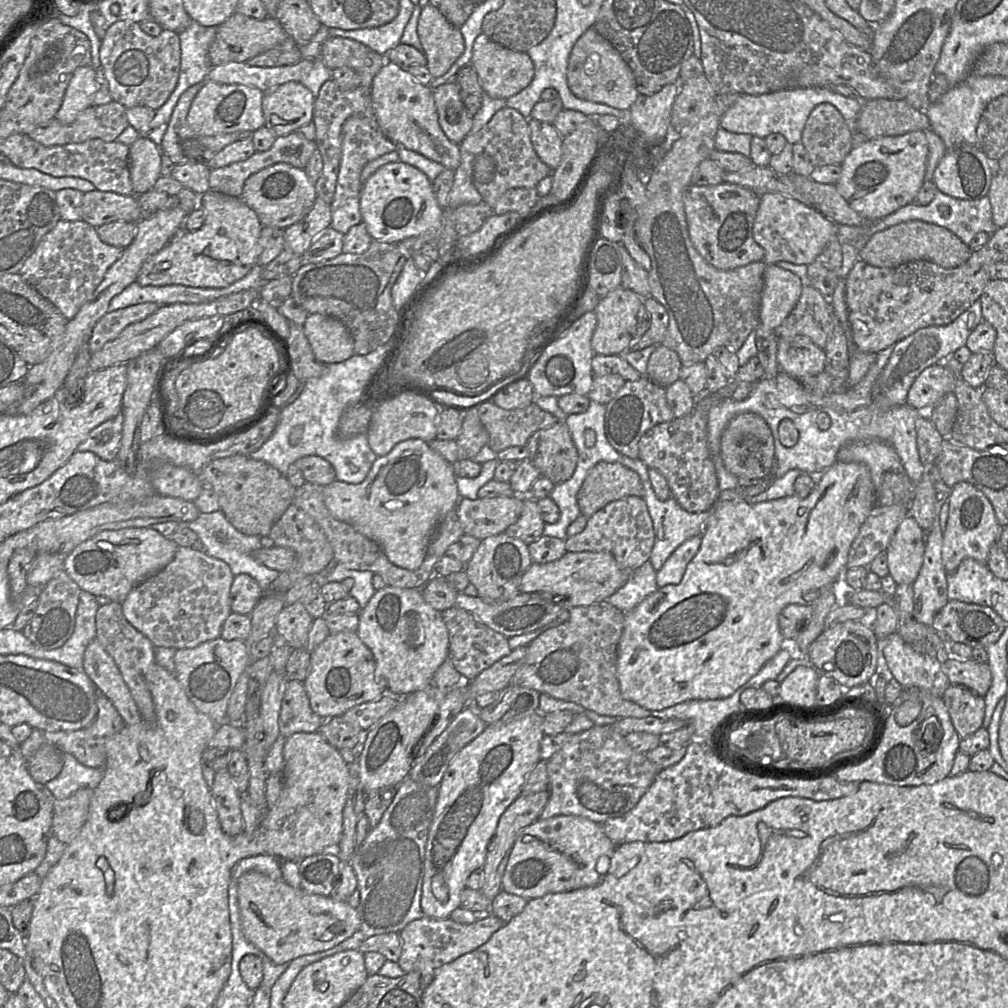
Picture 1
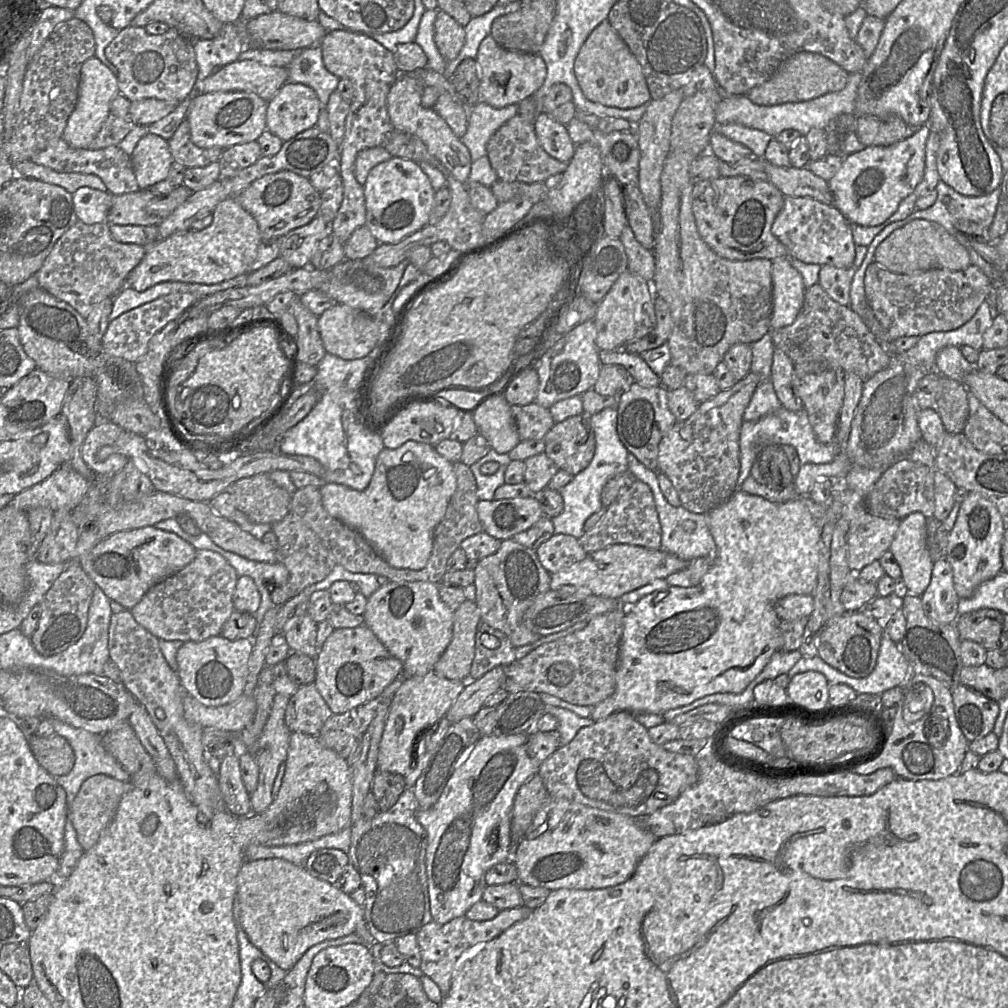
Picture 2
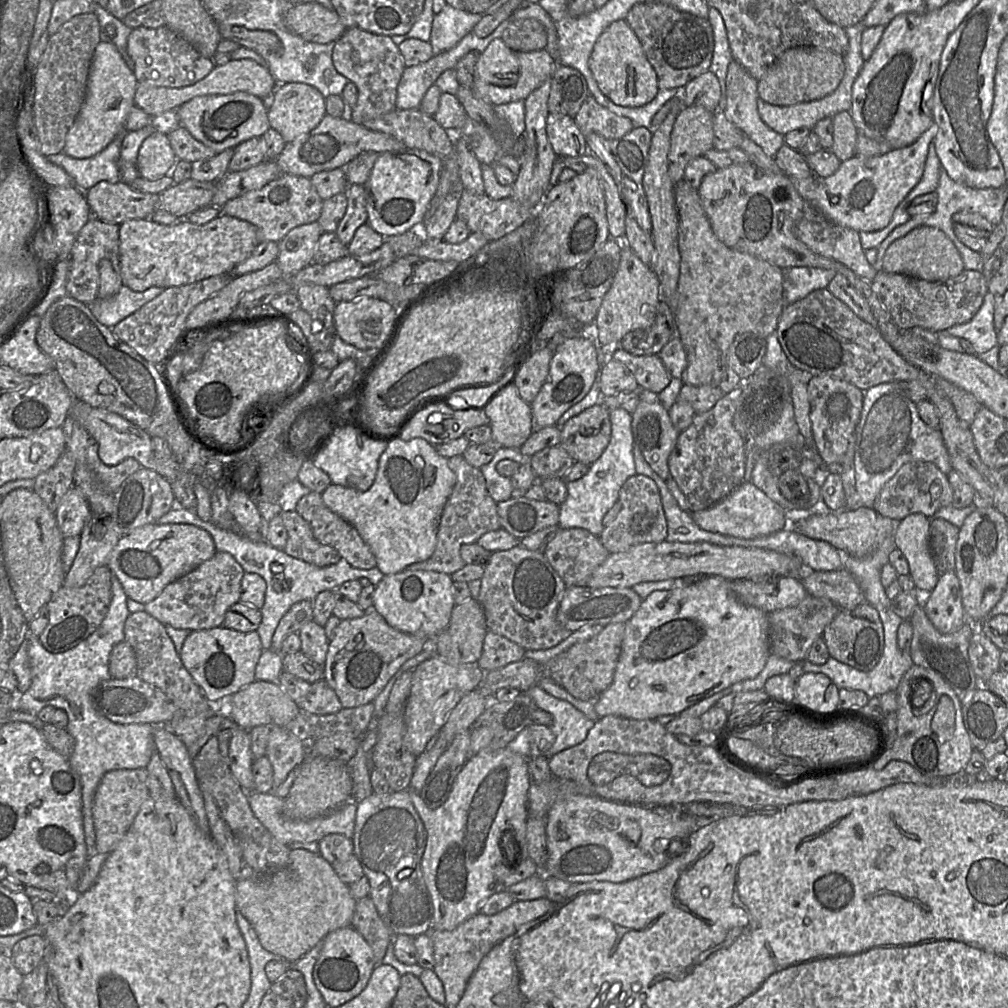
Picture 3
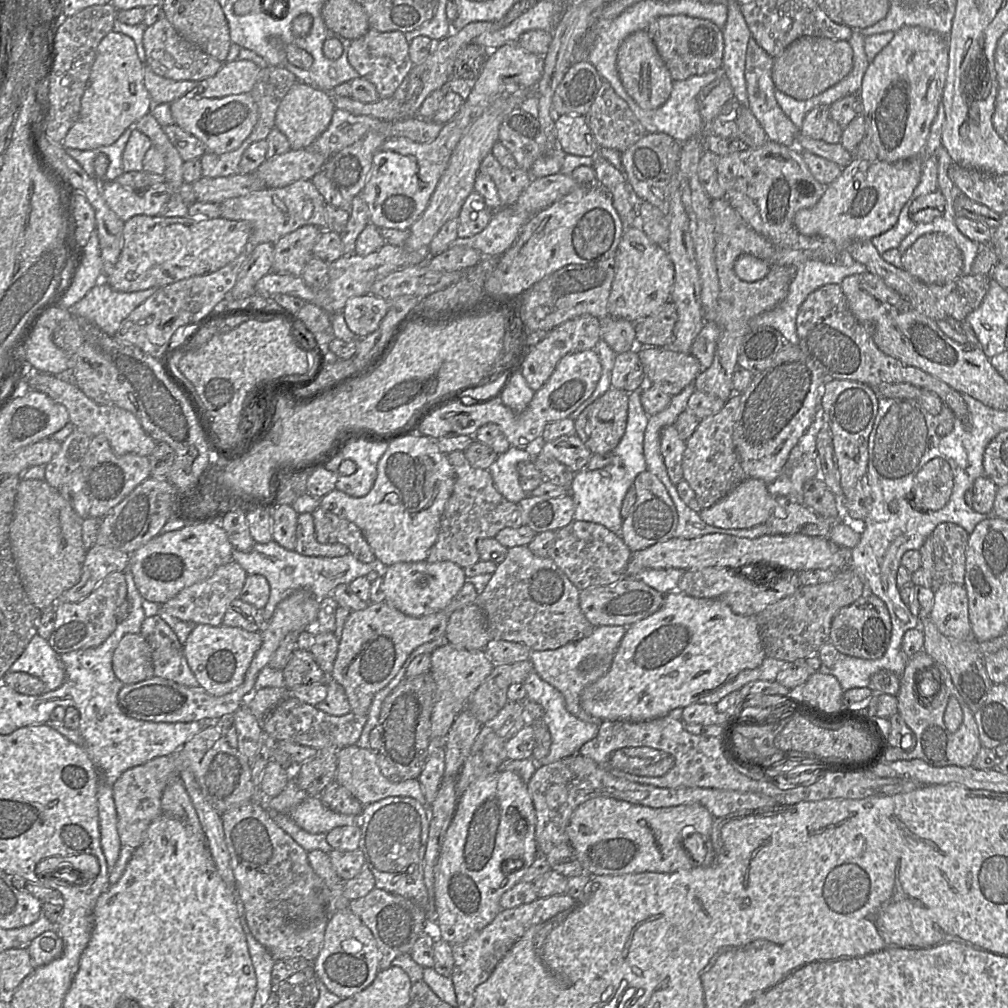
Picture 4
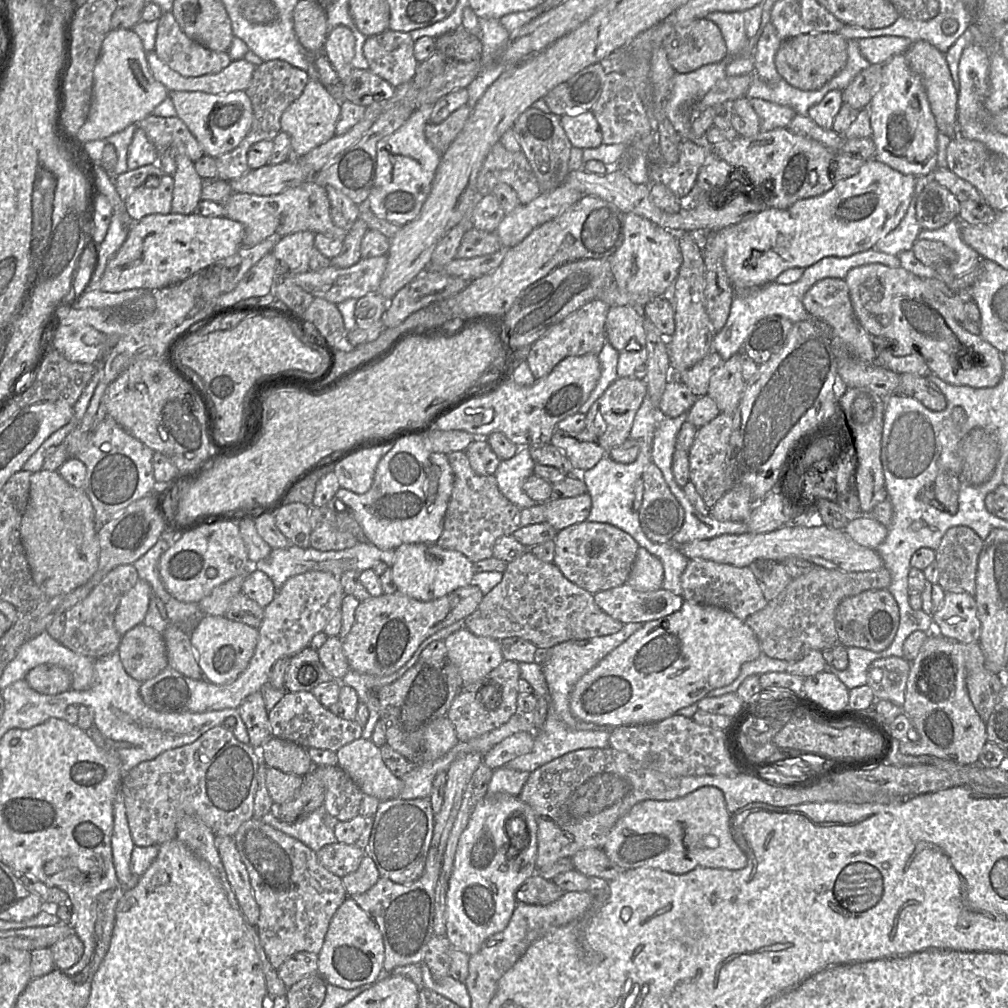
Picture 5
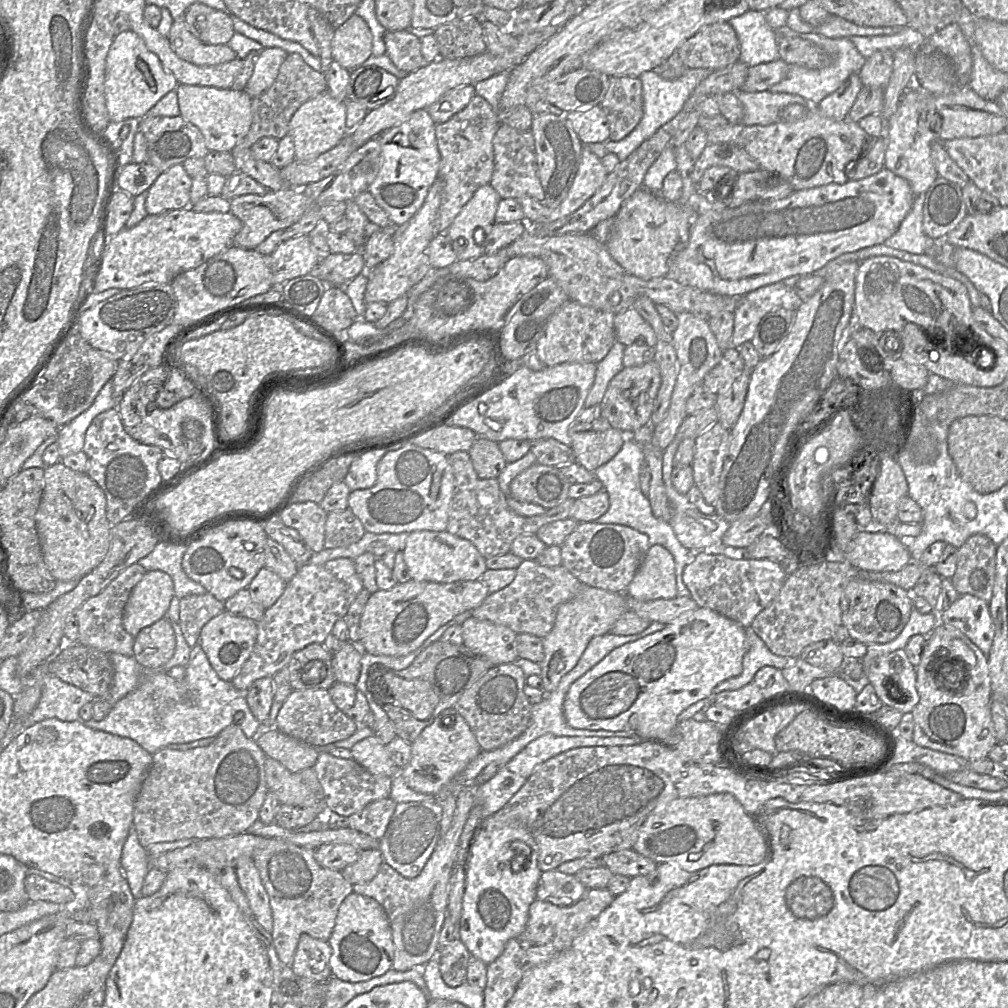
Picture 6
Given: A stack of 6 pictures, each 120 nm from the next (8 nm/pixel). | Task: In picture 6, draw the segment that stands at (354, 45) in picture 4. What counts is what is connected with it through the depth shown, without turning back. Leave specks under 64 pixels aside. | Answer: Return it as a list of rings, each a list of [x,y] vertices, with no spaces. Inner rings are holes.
[[[409,30],[387,31],[384,43],[385,54],[398,69],[406,73],[411,73],[426,63],[421,53],[421,39]]]

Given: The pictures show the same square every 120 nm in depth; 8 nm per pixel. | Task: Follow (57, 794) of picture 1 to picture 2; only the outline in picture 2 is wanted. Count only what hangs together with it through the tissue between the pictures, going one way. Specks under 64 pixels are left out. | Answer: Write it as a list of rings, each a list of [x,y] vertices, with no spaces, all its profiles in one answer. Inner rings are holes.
[[[52,720],[52,723],[54,732],[69,742],[75,755],[72,769],[62,776],[55,777],[66,792],[68,807],[82,783],[93,775],[105,774],[122,781],[130,779],[129,773],[105,750],[101,741],[103,734],[76,728],[60,720]]]

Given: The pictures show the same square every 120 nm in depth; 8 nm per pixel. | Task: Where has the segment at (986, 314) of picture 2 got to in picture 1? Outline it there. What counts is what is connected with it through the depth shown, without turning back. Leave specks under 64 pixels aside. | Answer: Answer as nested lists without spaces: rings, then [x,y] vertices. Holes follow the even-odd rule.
[[[978,300],[950,324],[921,328],[897,342],[894,345],[887,364],[872,388],[873,403],[881,409],[906,404],[909,389],[919,374],[925,368],[941,363],[956,350],[964,347],[969,335],[982,322],[982,306]]]

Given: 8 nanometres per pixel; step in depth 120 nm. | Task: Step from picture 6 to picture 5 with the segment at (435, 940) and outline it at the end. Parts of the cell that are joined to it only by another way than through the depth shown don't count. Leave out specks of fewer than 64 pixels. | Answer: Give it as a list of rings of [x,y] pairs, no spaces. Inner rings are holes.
[[[468,753],[455,759],[446,771],[444,800],[441,810],[434,815],[434,832],[423,874],[410,884],[398,884],[388,878],[378,881],[366,892],[351,896],[374,920],[379,928],[385,948],[384,971],[408,964],[421,964],[429,940],[435,934],[435,888],[439,879],[448,838],[461,806],[465,788],[482,762],[483,755]]]

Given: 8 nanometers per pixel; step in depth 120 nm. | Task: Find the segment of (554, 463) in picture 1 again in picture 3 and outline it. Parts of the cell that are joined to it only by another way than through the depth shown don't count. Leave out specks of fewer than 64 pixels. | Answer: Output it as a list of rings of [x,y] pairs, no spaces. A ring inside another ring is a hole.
[[[601,403],[591,406],[570,418],[561,426],[559,445],[575,462],[594,463],[606,449],[611,438],[610,410]]]

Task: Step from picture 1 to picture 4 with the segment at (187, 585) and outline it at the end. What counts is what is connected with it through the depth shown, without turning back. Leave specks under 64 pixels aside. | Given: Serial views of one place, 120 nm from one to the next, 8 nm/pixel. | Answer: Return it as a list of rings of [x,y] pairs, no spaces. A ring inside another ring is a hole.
[[[233,560],[218,567],[209,578],[184,588],[161,607],[170,615],[183,621],[212,626],[220,625],[231,602],[240,597],[247,576],[246,570]]]

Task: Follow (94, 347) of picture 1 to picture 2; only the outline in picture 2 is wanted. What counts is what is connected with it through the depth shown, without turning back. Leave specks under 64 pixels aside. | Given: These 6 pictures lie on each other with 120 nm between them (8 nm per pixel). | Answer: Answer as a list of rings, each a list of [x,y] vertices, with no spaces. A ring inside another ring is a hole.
[[[173,293],[161,296],[121,314],[109,322],[107,330],[101,339],[102,350],[110,356],[120,357],[136,363],[146,354],[151,338],[198,300],[199,298],[191,293]]]

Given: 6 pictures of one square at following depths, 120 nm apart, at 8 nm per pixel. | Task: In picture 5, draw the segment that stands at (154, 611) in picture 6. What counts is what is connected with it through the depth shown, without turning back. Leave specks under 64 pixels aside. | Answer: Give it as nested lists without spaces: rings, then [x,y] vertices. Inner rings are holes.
[[[139,579],[122,597],[115,614],[115,628],[121,636],[143,623],[151,598],[152,588],[143,579]]]

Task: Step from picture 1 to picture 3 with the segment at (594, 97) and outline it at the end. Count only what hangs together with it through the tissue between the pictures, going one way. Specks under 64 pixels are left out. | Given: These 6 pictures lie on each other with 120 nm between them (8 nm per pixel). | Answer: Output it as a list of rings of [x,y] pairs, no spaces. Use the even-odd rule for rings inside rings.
[[[625,20],[611,23],[599,36],[593,46],[588,66],[600,91],[617,105],[643,106],[658,94],[656,72],[648,61],[640,40]]]

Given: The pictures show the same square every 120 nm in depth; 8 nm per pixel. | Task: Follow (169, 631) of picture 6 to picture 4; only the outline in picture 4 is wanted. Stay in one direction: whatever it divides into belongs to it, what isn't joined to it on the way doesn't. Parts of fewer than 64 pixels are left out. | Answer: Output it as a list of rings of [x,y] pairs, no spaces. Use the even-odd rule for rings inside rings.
[[[128,633],[113,656],[113,669],[124,684],[135,684],[154,677],[152,651],[140,633]]]

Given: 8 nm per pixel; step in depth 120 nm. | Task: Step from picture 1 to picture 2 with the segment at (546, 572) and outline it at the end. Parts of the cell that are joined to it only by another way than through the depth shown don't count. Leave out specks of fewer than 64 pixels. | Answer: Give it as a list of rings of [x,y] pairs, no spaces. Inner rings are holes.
[[[614,544],[588,553],[584,560],[551,574],[550,589],[557,590],[560,586],[568,585],[593,595],[620,599],[627,592],[656,579],[666,579],[669,575],[685,569],[689,562],[661,549],[652,550],[629,544]]]

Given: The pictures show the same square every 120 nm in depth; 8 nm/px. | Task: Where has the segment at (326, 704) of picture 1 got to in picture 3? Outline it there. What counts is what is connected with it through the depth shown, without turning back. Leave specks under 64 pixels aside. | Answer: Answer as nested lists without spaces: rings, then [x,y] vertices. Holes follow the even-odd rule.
[[[373,609],[365,612],[362,617],[340,621],[323,665],[324,680],[335,691],[343,708],[373,703],[400,667],[435,641],[394,629]]]

